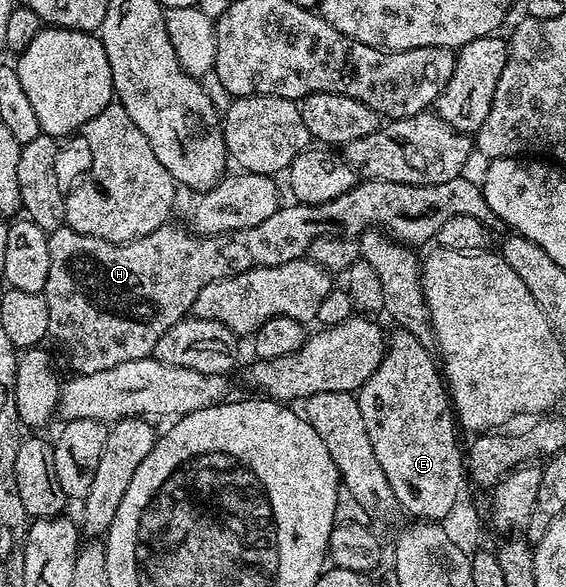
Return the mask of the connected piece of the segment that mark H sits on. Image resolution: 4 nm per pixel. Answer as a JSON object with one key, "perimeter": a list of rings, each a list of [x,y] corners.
{"perimeter":[[[467,178],[438,182],[434,186],[410,186],[402,182],[361,179],[349,192],[340,194],[330,202],[291,203],[277,208],[274,214],[270,214],[270,218],[266,218],[266,222],[258,222],[258,226],[219,232],[217,236],[206,236],[187,227],[184,229],[175,222],[163,224],[158,230],[125,244],[111,244],[102,238],[83,236],[67,226],[49,232],[50,274],[46,274],[42,295],[46,298],[46,306],[50,306],[48,334],[51,343],[60,347],[73,373],[96,374],[98,370],[110,370],[110,366],[118,366],[122,362],[134,362],[138,358],[152,356],[154,346],[158,346],[158,338],[162,338],[170,326],[191,313],[202,286],[210,286],[210,282],[242,274],[251,268],[282,266],[282,262],[294,262],[307,257],[308,247],[314,238],[359,238],[371,226],[388,233],[401,244],[417,246],[427,240],[435,241],[438,230],[442,230],[449,218],[458,218],[458,214],[470,214],[470,218],[478,218],[493,230],[501,227],[499,218],[486,202],[483,187],[477,181],[475,184]]]}

